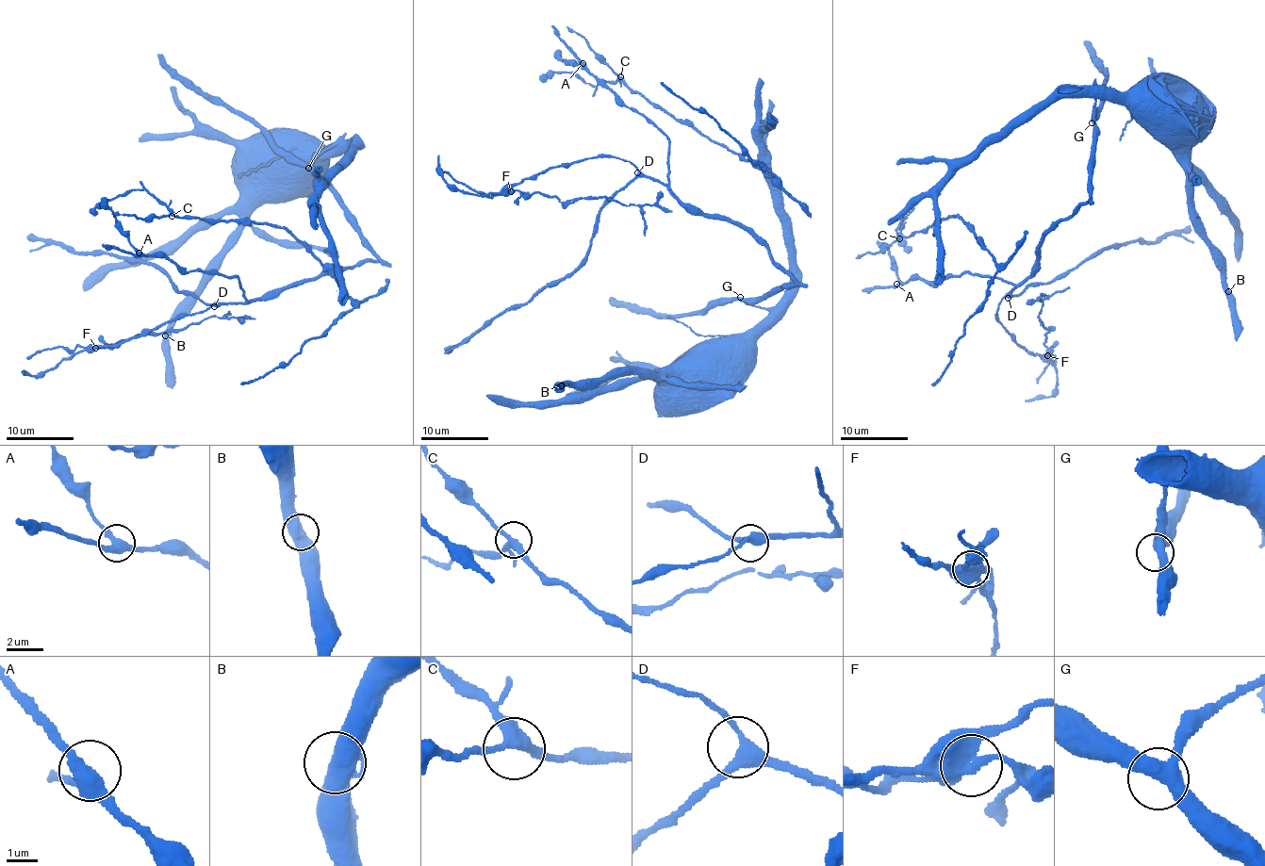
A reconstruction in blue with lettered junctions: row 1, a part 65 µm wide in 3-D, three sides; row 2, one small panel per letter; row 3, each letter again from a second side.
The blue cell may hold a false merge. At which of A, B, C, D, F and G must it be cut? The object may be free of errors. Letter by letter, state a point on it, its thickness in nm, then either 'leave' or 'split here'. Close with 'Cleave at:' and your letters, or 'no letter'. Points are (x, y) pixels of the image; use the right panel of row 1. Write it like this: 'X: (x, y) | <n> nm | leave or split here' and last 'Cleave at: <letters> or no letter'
A: (896, 284) | 400 nm | leave
B: (1228, 291) | 440 nm | leave
C: (899, 238) | 320 nm | leave
D: (1008, 298) | 360 nm | leave
F: (1047, 355) | 420 nm | split here
G: (1092, 122) | 400 nm | leave
Cleave at: F

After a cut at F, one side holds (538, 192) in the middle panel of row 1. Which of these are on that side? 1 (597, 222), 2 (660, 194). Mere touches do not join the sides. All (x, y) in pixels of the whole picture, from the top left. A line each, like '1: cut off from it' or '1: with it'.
1: cut off from it
2: with it

